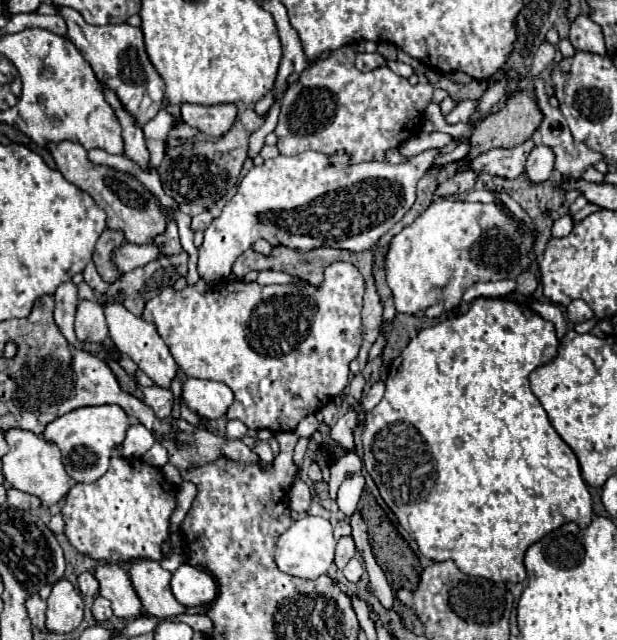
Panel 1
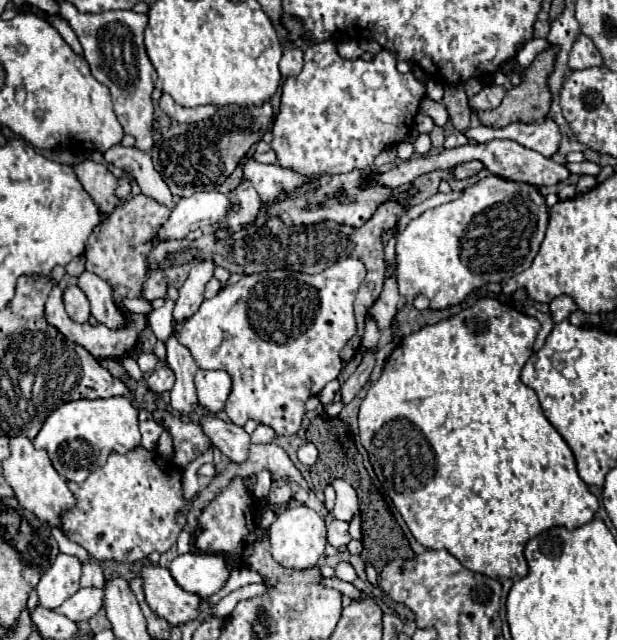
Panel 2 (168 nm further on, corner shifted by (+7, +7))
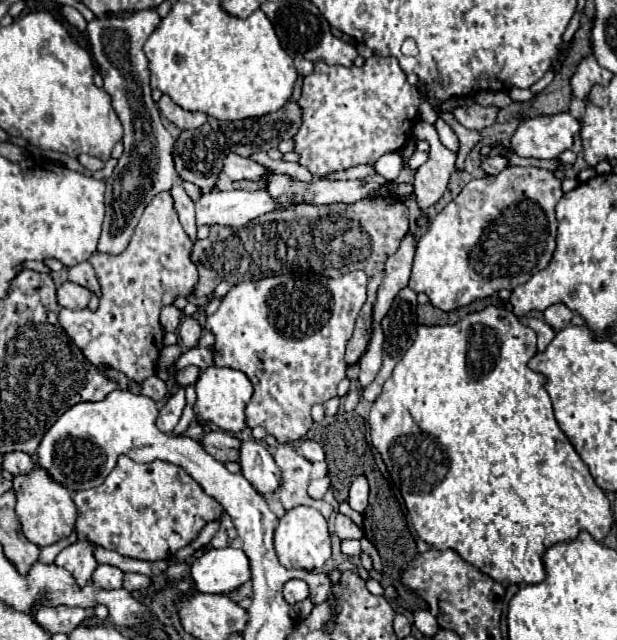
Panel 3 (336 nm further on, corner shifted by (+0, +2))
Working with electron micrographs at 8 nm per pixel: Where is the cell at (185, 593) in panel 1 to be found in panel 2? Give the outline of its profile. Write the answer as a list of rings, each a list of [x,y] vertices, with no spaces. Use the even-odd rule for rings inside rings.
[[[204,553],[178,555],[170,563],[170,573],[184,591],[196,593],[200,597],[208,597],[220,591],[230,575],[224,555]]]

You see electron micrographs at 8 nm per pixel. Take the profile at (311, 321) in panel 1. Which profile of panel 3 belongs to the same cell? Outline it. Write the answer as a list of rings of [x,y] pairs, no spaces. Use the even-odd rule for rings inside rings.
[[[357,270],[357,272],[349,272],[337,280],[333,278],[327,278],[327,276],[319,276],[319,274],[281,274],[281,276],[269,276],[269,278],[261,278],[257,282],[243,282],[243,284],[237,284],[229,290],[229,294],[221,300],[217,312],[213,316],[207,318],[207,328],[215,334],[215,346],[213,346],[213,358],[215,358],[215,366],[229,366],[229,368],[235,368],[235,370],[241,370],[249,376],[249,380],[253,382],[255,386],[255,392],[253,392],[253,398],[251,402],[247,404],[247,424],[249,428],[255,428],[255,426],[263,426],[267,430],[267,434],[275,436],[277,442],[281,444],[289,444],[289,442],[297,442],[301,440],[307,430],[311,428],[313,424],[313,418],[311,418],[311,408],[313,404],[325,404],[329,398],[337,396],[337,384],[345,378],[345,370],[347,370],[347,364],[345,364],[345,346],[353,334],[353,326],[355,326],[355,318],[365,302],[365,290],[367,290],[367,276],[365,272]]]

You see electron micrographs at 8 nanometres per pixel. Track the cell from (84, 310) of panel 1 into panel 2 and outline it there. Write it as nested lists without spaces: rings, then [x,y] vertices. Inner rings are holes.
[[[68,287],[64,291],[64,305],[66,313],[76,323],[86,323],[90,317],[90,303],[80,287]]]

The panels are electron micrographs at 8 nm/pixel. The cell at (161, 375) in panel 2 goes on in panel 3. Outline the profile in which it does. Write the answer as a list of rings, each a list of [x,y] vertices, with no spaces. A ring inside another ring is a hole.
[[[187,366],[187,368],[183,368],[183,370],[177,372],[177,384],[179,384],[179,386],[195,384],[195,380],[199,378],[199,374],[201,374],[201,368],[197,368],[197,366]]]

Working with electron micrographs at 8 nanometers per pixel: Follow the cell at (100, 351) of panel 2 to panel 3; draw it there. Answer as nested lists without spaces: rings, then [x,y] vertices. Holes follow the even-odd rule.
[[[169,192],[157,194],[149,206],[145,208],[135,234],[129,242],[129,248],[119,256],[109,254],[93,254],[91,266],[97,272],[99,286],[103,288],[103,304],[93,312],[89,308],[83,310],[69,310],[61,308],[59,322],[73,340],[73,344],[85,354],[85,358],[95,366],[111,366],[119,372],[123,372],[127,378],[141,384],[145,378],[155,374],[155,360],[159,358],[159,352],[163,348],[163,328],[159,324],[159,312],[163,306],[173,304],[177,296],[189,296],[199,280],[197,266],[191,260],[191,248],[193,242],[187,238],[183,226],[179,224],[173,200]]]

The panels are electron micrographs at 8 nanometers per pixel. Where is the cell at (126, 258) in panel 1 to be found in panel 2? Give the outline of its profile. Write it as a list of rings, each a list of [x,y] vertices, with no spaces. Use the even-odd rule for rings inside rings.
[[[208,191],[208,193],[194,193],[188,199],[180,199],[178,205],[172,209],[170,219],[156,231],[156,241],[172,241],[184,239],[194,229],[210,229],[212,225],[220,223],[230,207],[228,193]]]

